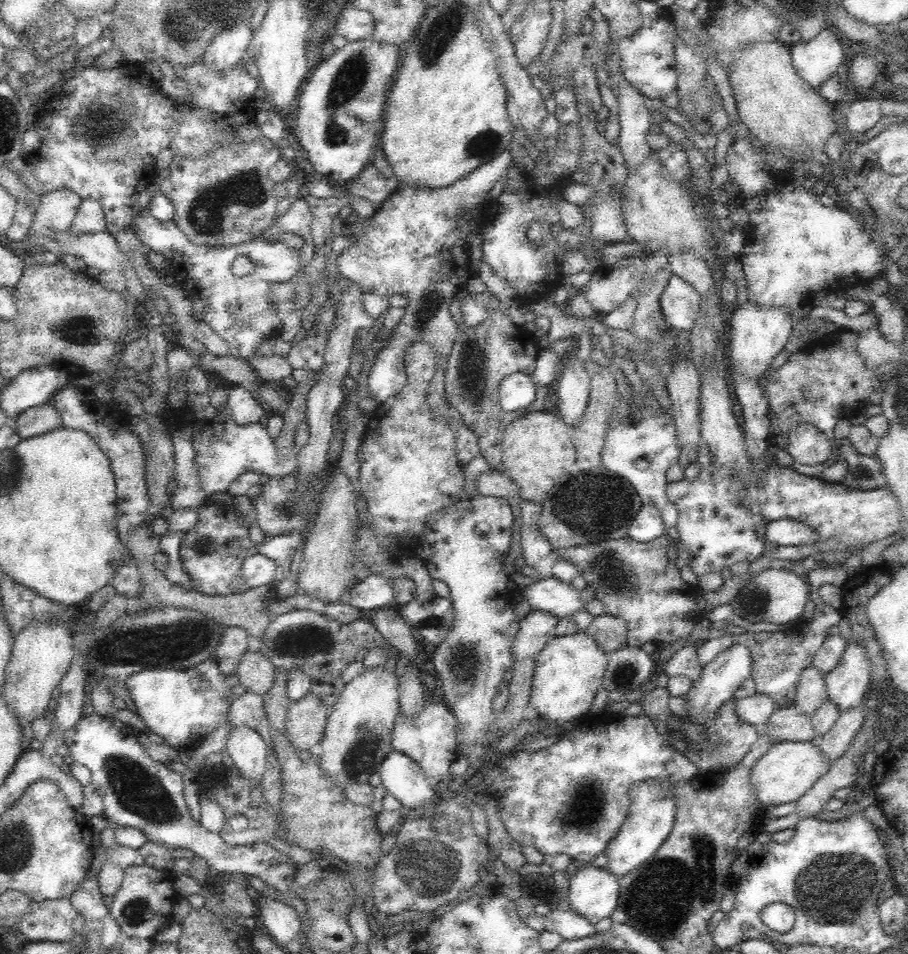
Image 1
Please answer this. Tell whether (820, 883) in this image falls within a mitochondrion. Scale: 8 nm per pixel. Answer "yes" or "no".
yes

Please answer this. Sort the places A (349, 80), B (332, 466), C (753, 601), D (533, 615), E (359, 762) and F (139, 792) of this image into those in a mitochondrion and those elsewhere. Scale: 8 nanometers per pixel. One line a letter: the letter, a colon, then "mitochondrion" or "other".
A: mitochondrion
B: other
C: mitochondrion
D: other
E: mitochondrion
F: mitochondrion

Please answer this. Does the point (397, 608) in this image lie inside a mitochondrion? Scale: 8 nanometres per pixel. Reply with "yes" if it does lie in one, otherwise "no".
no

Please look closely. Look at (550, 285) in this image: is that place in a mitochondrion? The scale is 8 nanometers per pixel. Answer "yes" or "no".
no

